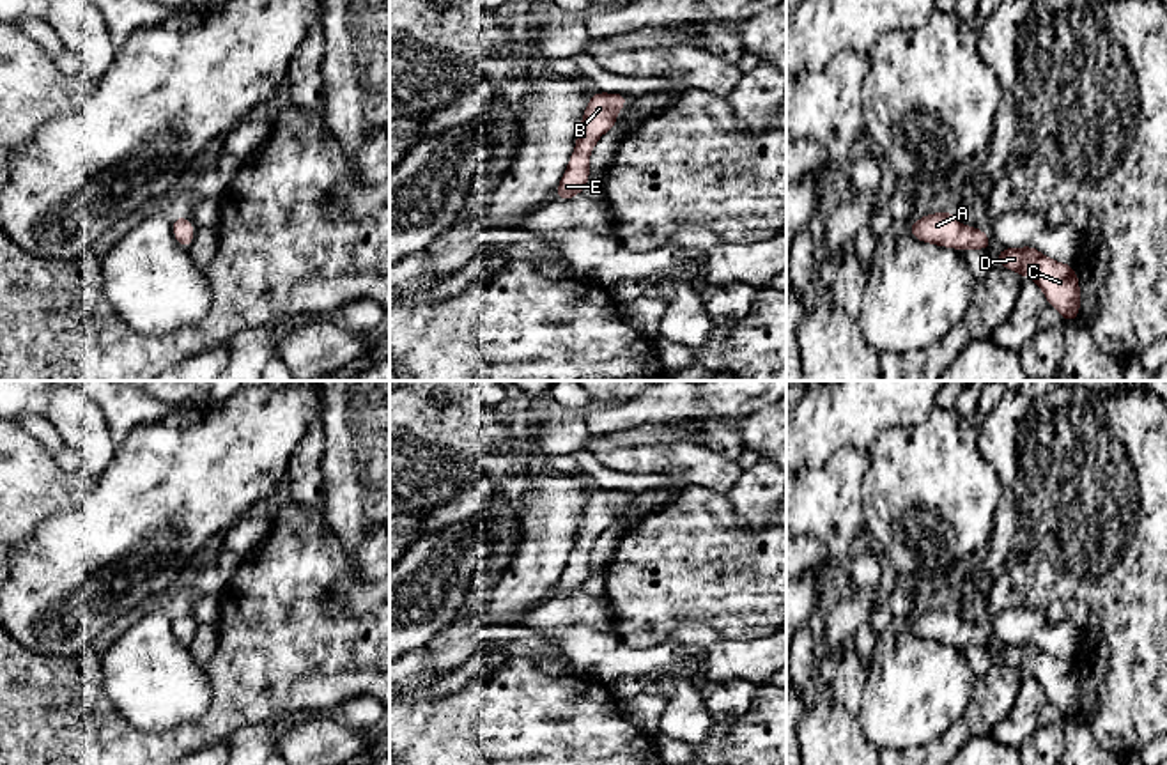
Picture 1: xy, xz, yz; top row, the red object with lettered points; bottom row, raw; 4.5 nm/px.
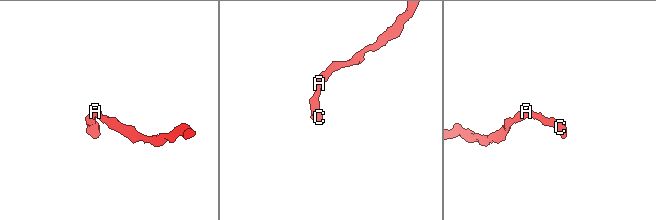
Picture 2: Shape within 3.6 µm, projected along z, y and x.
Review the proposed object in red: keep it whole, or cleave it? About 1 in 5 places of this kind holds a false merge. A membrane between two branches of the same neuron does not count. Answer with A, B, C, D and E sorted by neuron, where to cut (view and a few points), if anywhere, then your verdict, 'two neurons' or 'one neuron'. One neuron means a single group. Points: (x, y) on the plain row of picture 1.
A B C D E; no cut; one neuron

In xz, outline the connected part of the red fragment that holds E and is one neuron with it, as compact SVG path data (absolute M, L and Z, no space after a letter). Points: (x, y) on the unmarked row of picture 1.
M595 489L591 492L579 524L576 547L553 595L563 597L583 590L583 584L590 576L588 552L593 547L597 535L616 521L616 508L623 505L629 496L630 494L623 491Z

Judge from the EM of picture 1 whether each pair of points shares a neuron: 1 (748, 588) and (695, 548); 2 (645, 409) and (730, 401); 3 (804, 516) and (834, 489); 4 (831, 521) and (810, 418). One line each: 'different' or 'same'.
1: same
2: different
3: same
4: different

